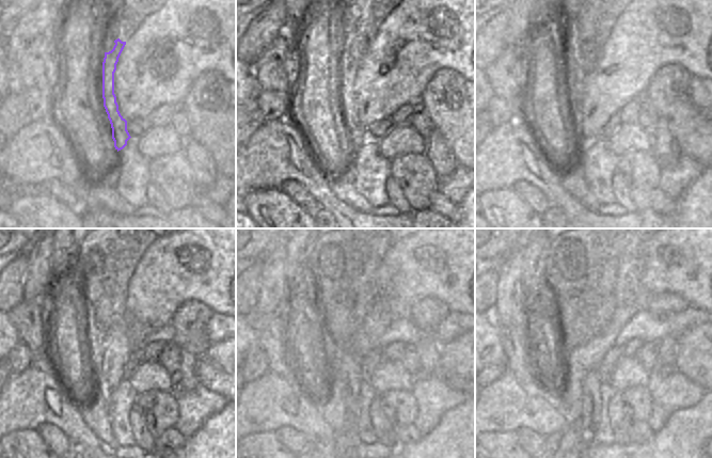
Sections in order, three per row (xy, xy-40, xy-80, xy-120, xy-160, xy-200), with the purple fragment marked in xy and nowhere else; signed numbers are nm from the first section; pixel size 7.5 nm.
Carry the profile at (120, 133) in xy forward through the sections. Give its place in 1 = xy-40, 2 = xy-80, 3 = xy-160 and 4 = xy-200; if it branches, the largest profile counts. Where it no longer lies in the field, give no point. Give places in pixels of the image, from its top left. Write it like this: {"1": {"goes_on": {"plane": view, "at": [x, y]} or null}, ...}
{"1": {"goes_on": {"plane": "xy-40", "at": [349, 61]}}, "2": {"goes_on": {"plane": "xy-80", "at": [575, 48]}}, "3": {"goes_on": {"plane": "xy-160", "at": [335, 286]}}, "4": {"goes_on": {"plane": "xy-200", "at": [579, 289]}}}

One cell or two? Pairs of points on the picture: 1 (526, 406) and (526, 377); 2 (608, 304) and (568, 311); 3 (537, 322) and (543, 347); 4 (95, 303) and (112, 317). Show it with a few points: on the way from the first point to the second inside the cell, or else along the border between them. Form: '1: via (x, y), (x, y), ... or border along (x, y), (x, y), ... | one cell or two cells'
1: border along (510, 374), (527, 393), (543, 393) | two cells
2: via (599, 313), (582, 313), (578, 310) | one cell
3: via (538, 329), (540, 341) | one cell
4: via (99, 306), (108, 314) | one cell

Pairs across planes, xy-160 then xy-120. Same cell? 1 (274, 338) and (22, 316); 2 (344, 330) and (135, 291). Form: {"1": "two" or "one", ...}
{"1": "one", "2": "two"}

